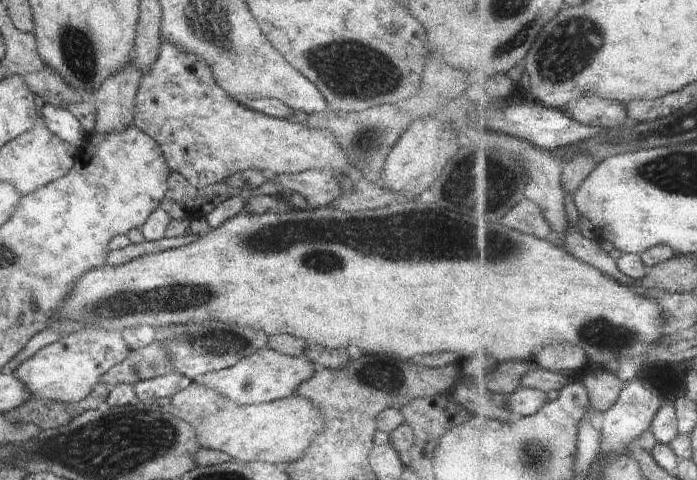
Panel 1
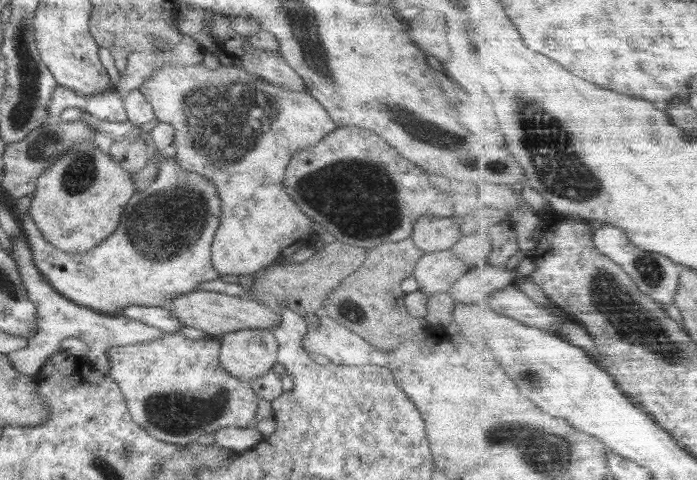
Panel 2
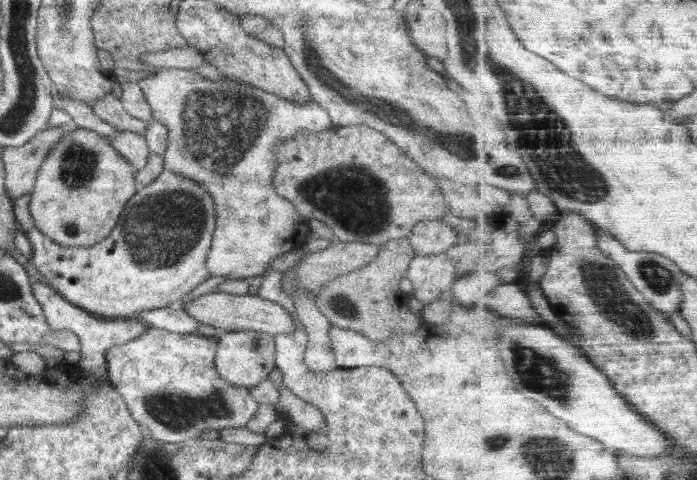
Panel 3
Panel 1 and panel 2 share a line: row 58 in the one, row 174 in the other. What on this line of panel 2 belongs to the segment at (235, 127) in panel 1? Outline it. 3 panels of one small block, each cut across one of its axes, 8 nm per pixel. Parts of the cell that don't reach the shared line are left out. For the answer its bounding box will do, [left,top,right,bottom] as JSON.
[18,149,222,314]

